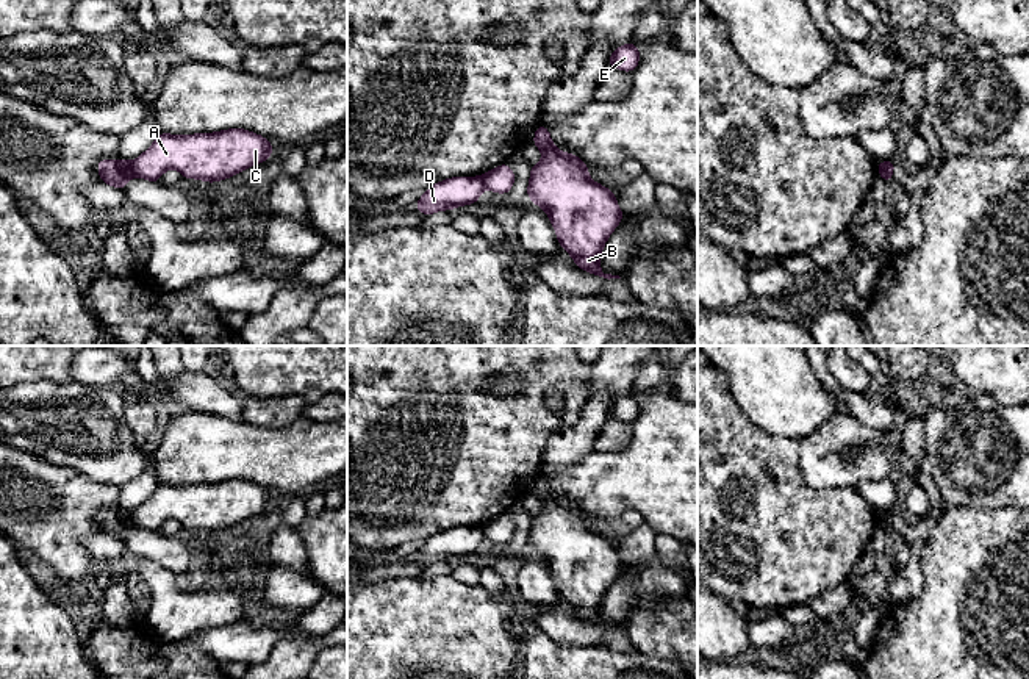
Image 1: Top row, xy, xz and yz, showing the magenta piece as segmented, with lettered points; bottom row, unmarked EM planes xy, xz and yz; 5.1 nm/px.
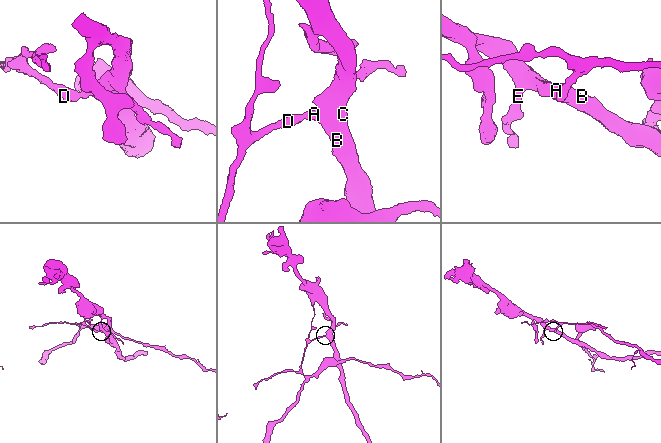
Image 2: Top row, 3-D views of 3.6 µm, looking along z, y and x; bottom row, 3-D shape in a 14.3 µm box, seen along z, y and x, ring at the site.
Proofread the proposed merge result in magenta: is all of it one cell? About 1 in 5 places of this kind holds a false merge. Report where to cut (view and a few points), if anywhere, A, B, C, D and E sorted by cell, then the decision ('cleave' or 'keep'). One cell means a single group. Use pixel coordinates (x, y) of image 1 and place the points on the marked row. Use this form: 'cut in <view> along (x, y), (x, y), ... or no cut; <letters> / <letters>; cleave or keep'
cut in xy along (130, 163), (133, 174); A B C E / D; cleave

